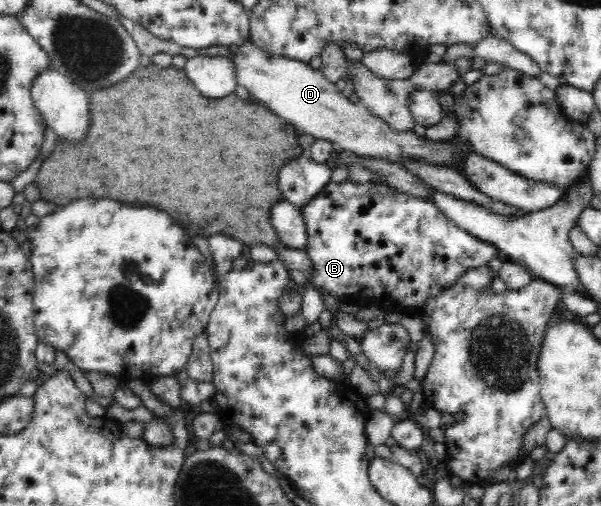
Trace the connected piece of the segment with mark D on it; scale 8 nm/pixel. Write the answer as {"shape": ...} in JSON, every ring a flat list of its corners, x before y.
{"shape":[[252,40,237,45,230,54,237,85,249,92,251,100,258,100,272,114,295,127,300,133,312,134,320,140,330,140,337,150,349,151,358,156,377,156,382,160,396,163,398,158,419,158,439,164,452,164,460,158,458,150,431,141,425,136,418,137,413,131,398,132,386,122,373,116,354,99,342,95,332,82,310,65,280,56,272,56]]}

